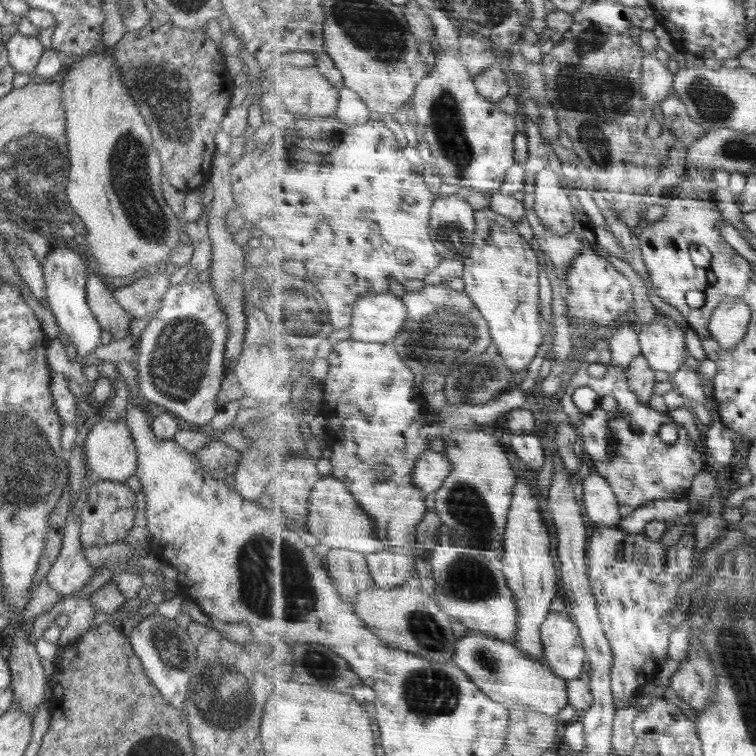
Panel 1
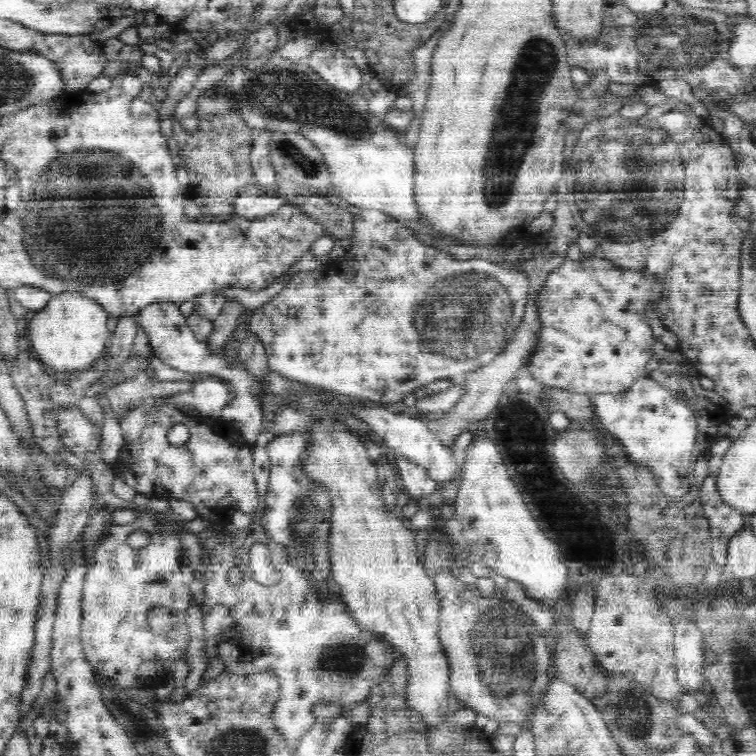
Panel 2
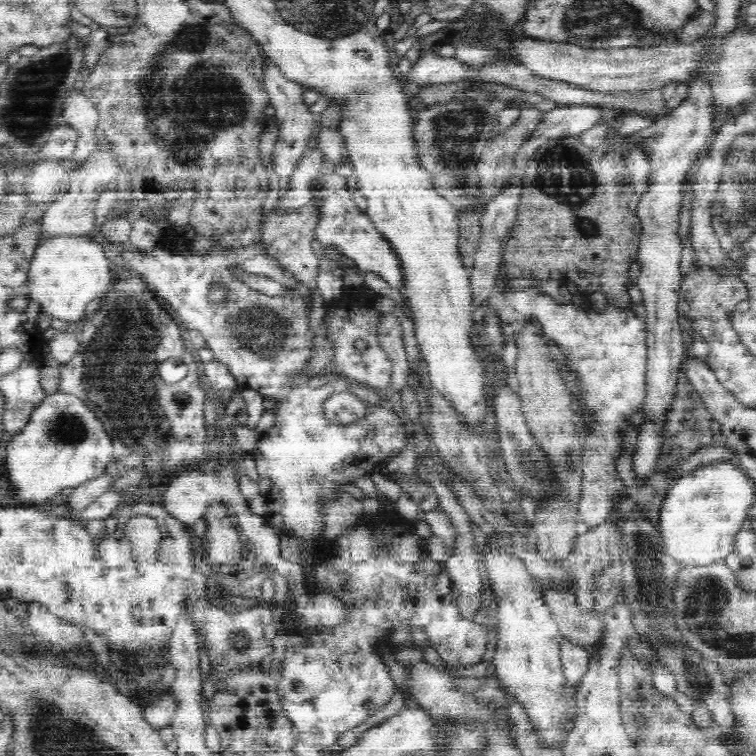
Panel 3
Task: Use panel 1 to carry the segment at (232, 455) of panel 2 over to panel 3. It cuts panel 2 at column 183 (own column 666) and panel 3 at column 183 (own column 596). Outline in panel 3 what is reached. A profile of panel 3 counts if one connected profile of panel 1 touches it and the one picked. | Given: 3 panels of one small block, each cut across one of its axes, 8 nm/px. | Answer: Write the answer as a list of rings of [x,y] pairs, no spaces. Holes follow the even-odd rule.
[[[122,271],[118,280],[101,297],[102,304],[94,315],[86,319],[80,334],[80,350],[69,363],[63,365],[62,384],[60,391],[76,394],[85,399],[86,404],[105,423],[105,429],[113,439],[113,458],[121,462],[125,468],[131,469],[139,465],[150,468],[148,475],[163,474],[164,471],[185,472],[187,467],[205,458],[203,445],[206,441],[204,425],[204,403],[206,389],[202,385],[198,369],[193,367],[192,354],[180,335],[178,321],[167,312],[168,307],[160,300],[150,283],[132,271]],[[174,358],[184,362],[192,369],[187,378],[178,383],[168,384],[159,375],[158,366],[165,360]],[[178,391],[189,393],[190,404],[184,409],[176,407],[172,394]]]

